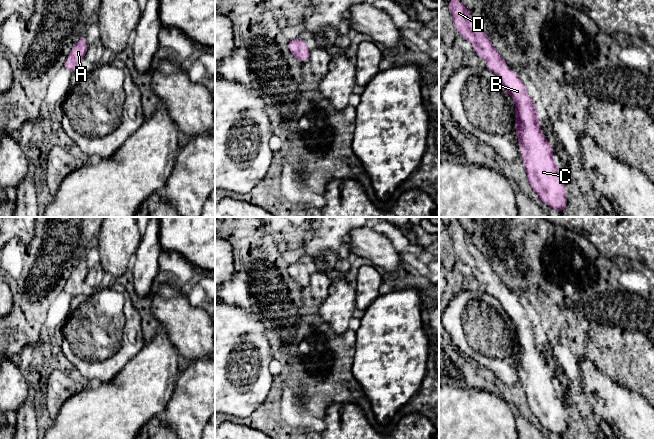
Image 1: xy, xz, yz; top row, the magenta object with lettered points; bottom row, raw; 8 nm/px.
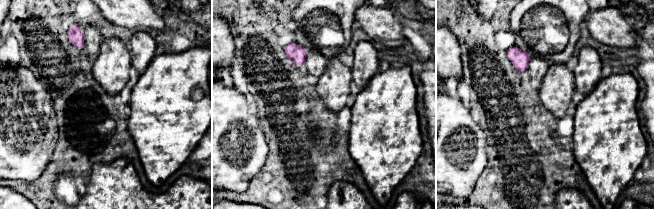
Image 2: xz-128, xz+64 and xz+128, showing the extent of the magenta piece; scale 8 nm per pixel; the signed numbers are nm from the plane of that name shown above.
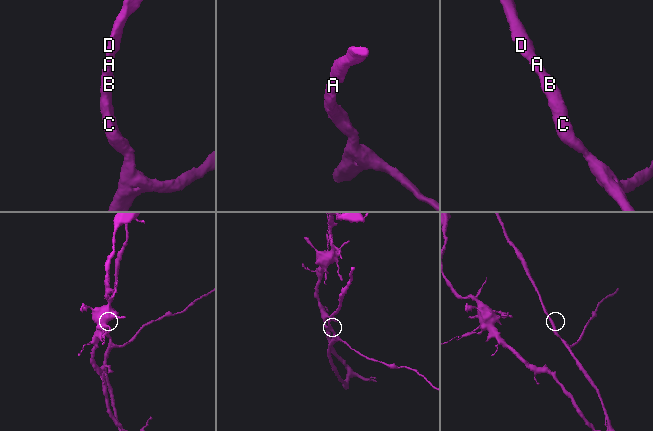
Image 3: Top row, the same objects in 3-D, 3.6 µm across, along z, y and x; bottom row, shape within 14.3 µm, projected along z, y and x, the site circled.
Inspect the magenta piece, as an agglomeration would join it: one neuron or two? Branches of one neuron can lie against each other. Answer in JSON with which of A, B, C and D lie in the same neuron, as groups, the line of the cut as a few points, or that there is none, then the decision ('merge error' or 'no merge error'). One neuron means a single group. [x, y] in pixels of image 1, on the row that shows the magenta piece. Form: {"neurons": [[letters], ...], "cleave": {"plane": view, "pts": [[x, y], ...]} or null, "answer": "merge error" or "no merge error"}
{"neurons": [["A", "B", "C", "D"]], "cleave": null, "answer": "no merge error"}

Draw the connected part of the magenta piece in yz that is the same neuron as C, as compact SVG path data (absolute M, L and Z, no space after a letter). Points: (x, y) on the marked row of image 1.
M450 0L446 4L453 17L453 22L458 33L475 47L475 53L480 58L487 60L486 68L494 72L503 84L504 92L511 95L515 100L516 130L515 134L519 140L522 152L522 161L527 172L527 179L538 195L539 199L546 205L562 212L567 205L566 188L562 175L553 156L553 147L549 144L540 127L539 112L536 103L529 95L523 82L515 71L507 71L507 62L501 57L497 49L491 43L485 32L475 23L469 9L460 0Z

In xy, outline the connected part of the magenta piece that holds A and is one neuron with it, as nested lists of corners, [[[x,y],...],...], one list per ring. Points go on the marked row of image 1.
[[[86,36],[80,37],[79,41],[72,48],[68,58],[65,61],[64,68],[73,72],[82,69],[82,58],[85,57],[87,52],[88,44],[86,41]]]

